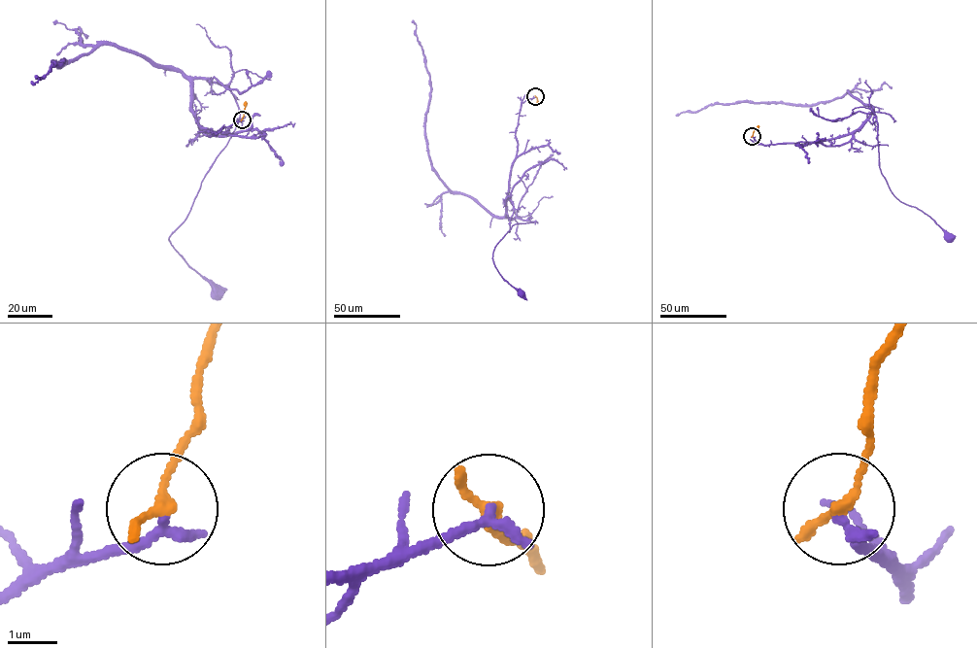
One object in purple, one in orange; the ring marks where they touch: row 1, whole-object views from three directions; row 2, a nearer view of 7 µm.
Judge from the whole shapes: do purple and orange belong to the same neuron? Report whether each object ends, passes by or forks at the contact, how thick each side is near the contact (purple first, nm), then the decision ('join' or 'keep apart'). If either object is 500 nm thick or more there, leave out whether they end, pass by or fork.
purple ends | orange ends | 240/280 nm | keep apart

